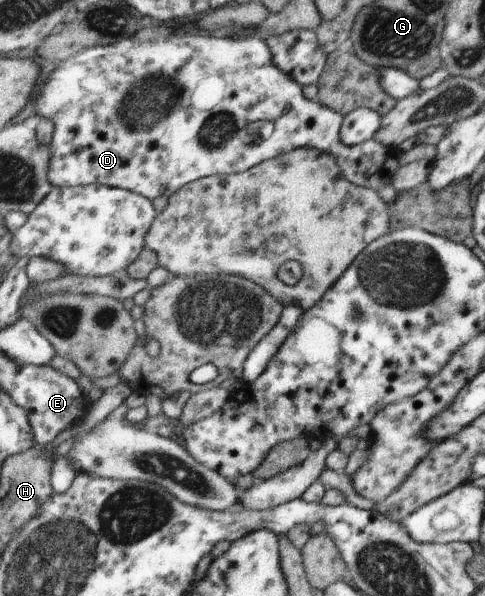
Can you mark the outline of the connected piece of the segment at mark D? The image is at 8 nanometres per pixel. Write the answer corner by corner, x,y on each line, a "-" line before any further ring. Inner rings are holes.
200,32
194,35
181,33
181,35
168,37
166,40
155,39
140,42
139,40
127,39
127,41
121,41
117,45
100,45
87,48
74,58
69,58
65,62
59,63
57,69
51,73
45,82
35,103
37,117
49,119
49,121
54,123
56,129
51,143
52,160
50,167
50,180
55,188
101,184
112,188
123,188
138,192
142,196
147,196
150,200
163,197
163,195
171,198
182,187
189,185
191,182
197,182
201,178
246,172
267,160
278,158
280,155
289,154
290,151
306,148
307,146
317,148
323,153
331,152
338,159
343,175
351,183
373,188
374,190
383,189
383,187
389,185
393,171
397,167
401,167
396,161
397,156
403,150
401,148
395,148
391,151
384,143
377,141
373,141
372,144
348,146
342,140
344,115
319,101
315,102
307,99
303,95
302,85
295,78
286,74
274,62
274,55
268,43
257,36
253,37
253,35
247,39
228,39
224,33
216,35
-
251,131
255,131
259,135
259,143
249,143
249,139
253,137

